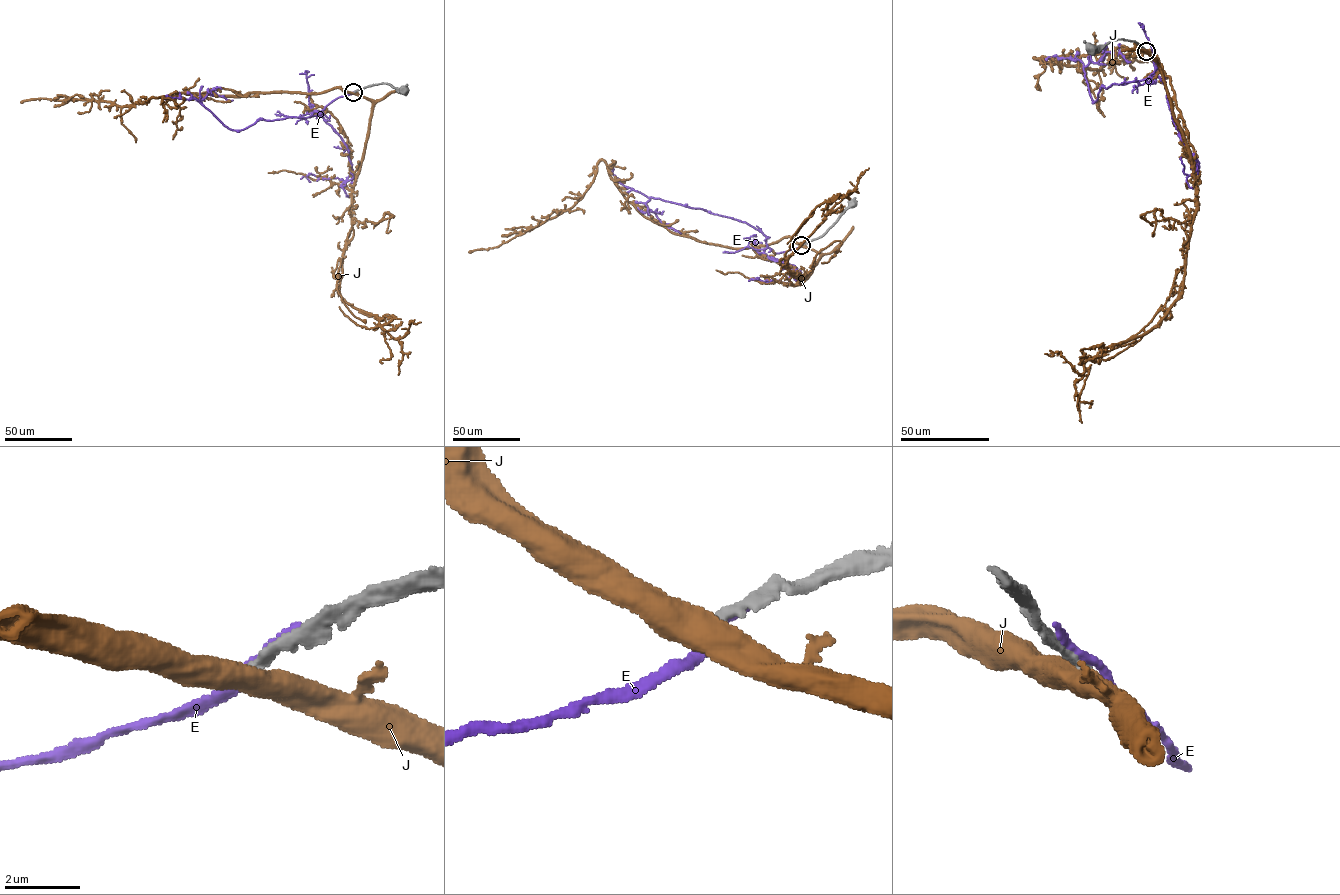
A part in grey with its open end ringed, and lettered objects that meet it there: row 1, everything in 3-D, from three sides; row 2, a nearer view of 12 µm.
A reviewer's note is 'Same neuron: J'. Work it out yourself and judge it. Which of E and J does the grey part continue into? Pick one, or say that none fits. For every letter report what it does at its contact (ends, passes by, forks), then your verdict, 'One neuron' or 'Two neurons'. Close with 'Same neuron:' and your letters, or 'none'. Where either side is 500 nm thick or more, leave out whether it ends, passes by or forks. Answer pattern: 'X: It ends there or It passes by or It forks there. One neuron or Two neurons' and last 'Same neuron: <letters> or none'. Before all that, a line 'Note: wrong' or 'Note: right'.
Note: wrong
E: It ends there. Two neurons
J: Two neurons
Same neuron: none

